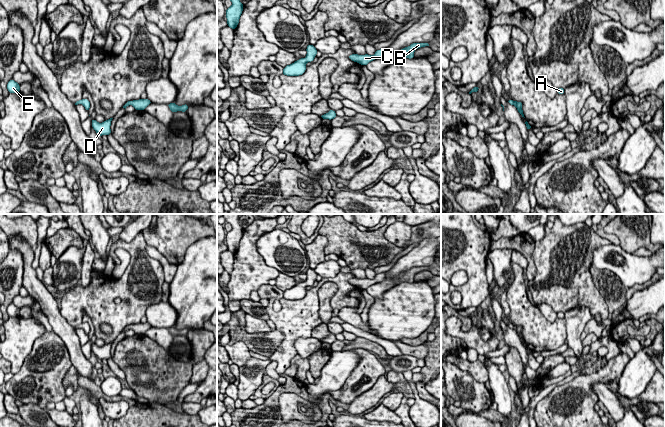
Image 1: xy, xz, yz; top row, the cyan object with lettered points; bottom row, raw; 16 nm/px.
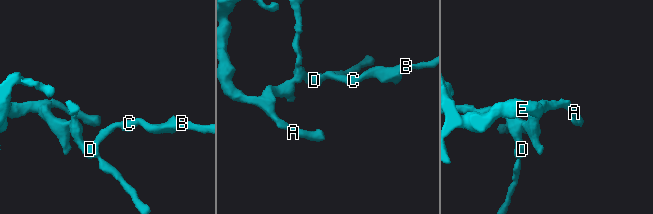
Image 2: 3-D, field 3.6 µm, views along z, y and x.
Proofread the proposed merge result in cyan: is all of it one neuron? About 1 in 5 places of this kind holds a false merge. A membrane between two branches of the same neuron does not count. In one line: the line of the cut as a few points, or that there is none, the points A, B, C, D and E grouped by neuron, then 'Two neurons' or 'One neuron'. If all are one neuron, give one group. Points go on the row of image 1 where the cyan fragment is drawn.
No split. Groups: A B C D E. One neuron

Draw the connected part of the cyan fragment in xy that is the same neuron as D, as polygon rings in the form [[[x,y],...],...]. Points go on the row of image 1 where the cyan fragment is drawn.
[[[113,118],[105,120],[102,123],[97,122],[95,119],[92,119],[92,128],[96,131],[99,136],[111,134],[111,121]]]

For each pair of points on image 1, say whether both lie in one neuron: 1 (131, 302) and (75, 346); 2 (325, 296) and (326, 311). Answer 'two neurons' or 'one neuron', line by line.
1: two neurons
2: one neuron

